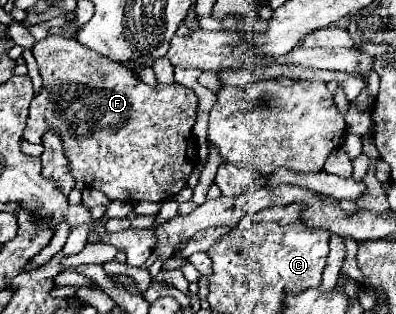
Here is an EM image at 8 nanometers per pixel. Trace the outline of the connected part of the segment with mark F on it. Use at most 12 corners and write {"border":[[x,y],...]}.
{"border":[[76,38],[32,48],[24,130],[120,202],[176,196],[198,98]]}

